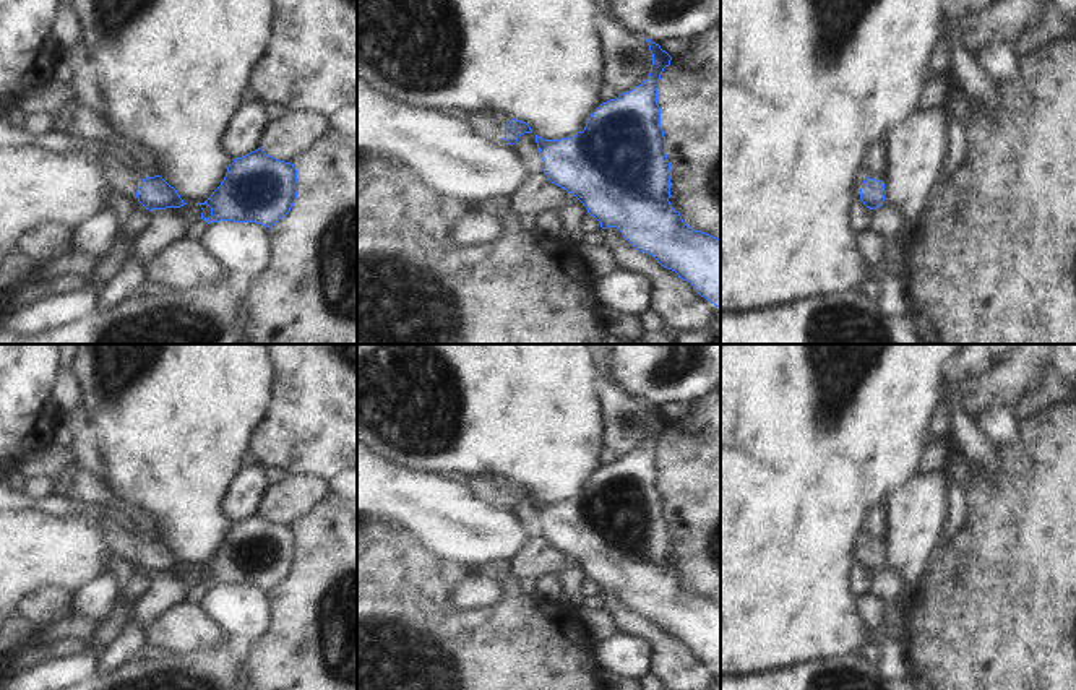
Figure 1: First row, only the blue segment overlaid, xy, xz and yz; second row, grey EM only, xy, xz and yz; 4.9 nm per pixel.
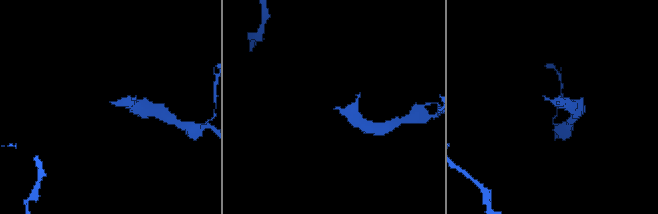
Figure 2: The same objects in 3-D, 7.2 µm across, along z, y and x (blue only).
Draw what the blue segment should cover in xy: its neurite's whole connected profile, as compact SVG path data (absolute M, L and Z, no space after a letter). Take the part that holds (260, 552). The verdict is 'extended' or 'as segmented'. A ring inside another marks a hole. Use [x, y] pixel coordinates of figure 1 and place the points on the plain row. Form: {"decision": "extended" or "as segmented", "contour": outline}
{"decision": "as segmented", "contour": "M258 511L258 513L252 515L250 518L245 518L242 521L235 521L234 526L229 528L226 541L221 546L221 549L213 555L213 558L204 567L196 567L196 568L200 568L200 570L208 568L211 571L209 581L204 581L203 576L201 576L201 581L200 581L200 583L206 584L208 588L219 586L219 584L256 586L256 588L261 588L261 589L266 589L266 591L271 593L279 583L282 583L291 575L291 571L295 567L297 555L299 555L299 546L297 546L297 533L294 531L294 528L271 521L261 511Z"}

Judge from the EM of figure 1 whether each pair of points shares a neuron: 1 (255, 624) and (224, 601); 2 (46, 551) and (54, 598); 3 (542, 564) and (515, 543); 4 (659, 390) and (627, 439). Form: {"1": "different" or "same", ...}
{"1": "same", "2": "different", "3": "different", "4": "different"}

